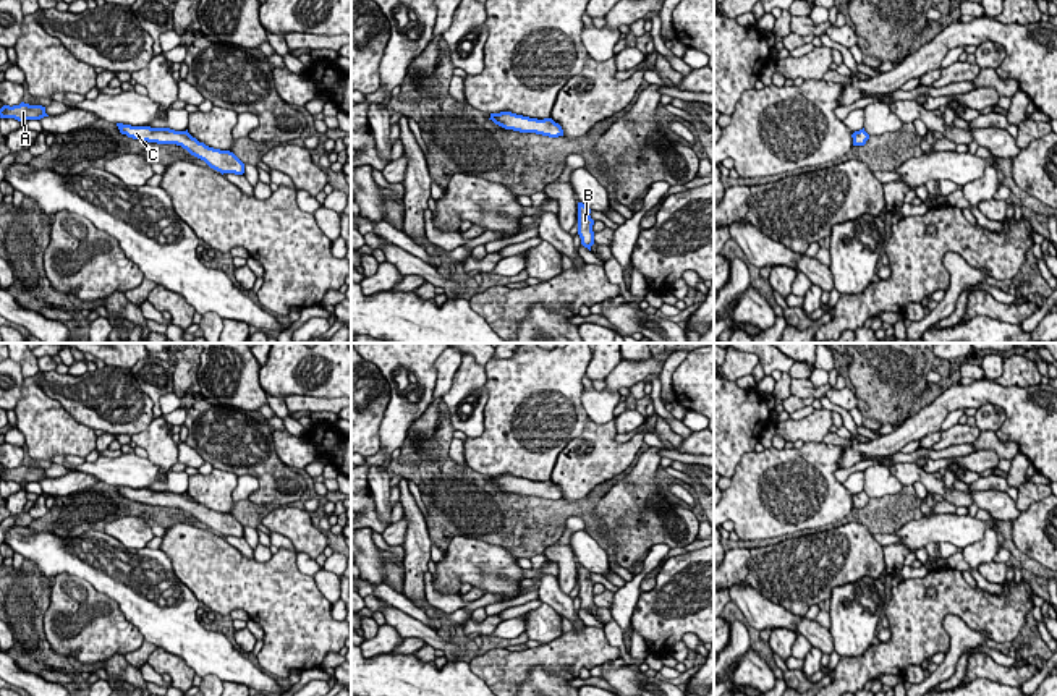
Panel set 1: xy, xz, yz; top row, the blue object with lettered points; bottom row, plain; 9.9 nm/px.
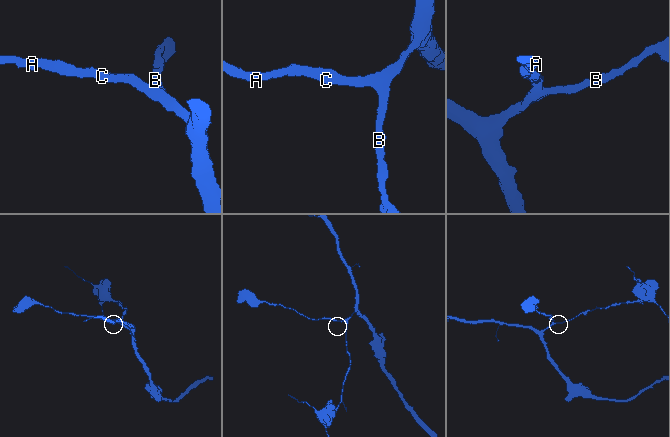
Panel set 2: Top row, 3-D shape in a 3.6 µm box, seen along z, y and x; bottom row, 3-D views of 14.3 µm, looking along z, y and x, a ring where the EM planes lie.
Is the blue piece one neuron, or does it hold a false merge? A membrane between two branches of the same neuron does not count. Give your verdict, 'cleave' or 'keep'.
keep

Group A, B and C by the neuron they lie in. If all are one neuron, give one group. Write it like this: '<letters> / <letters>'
A B C

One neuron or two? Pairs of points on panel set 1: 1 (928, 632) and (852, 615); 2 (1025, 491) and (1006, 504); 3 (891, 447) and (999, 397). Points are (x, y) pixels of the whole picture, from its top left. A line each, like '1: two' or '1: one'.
1: two
2: two
3: one

